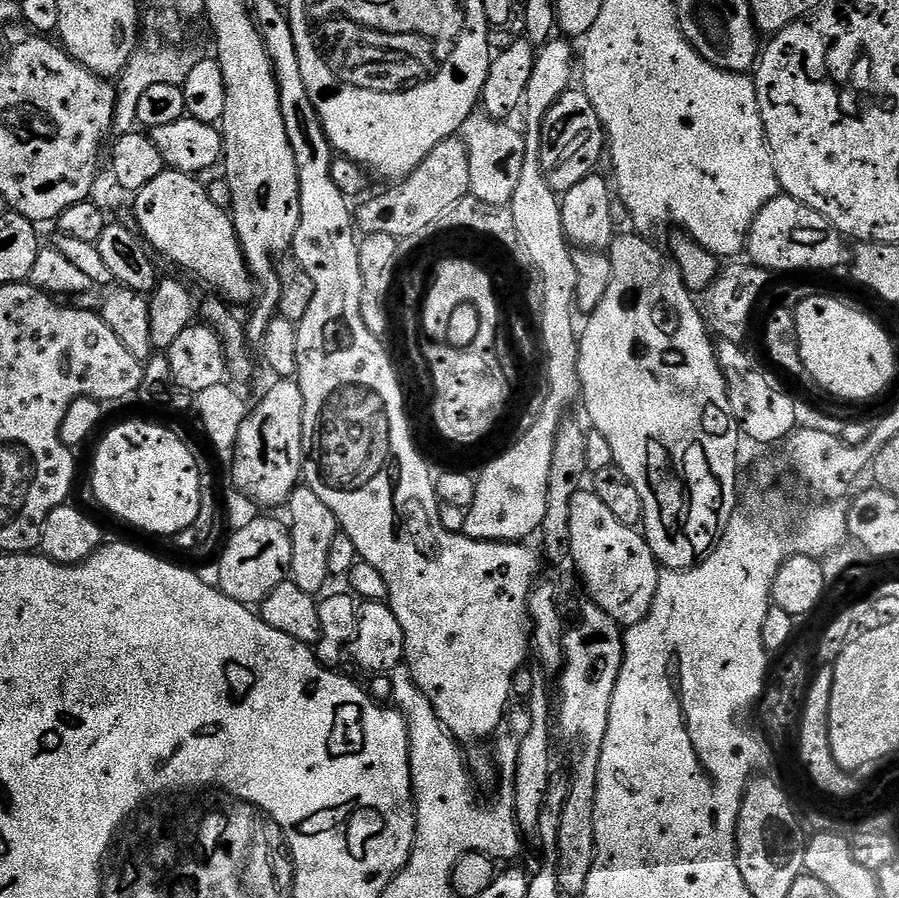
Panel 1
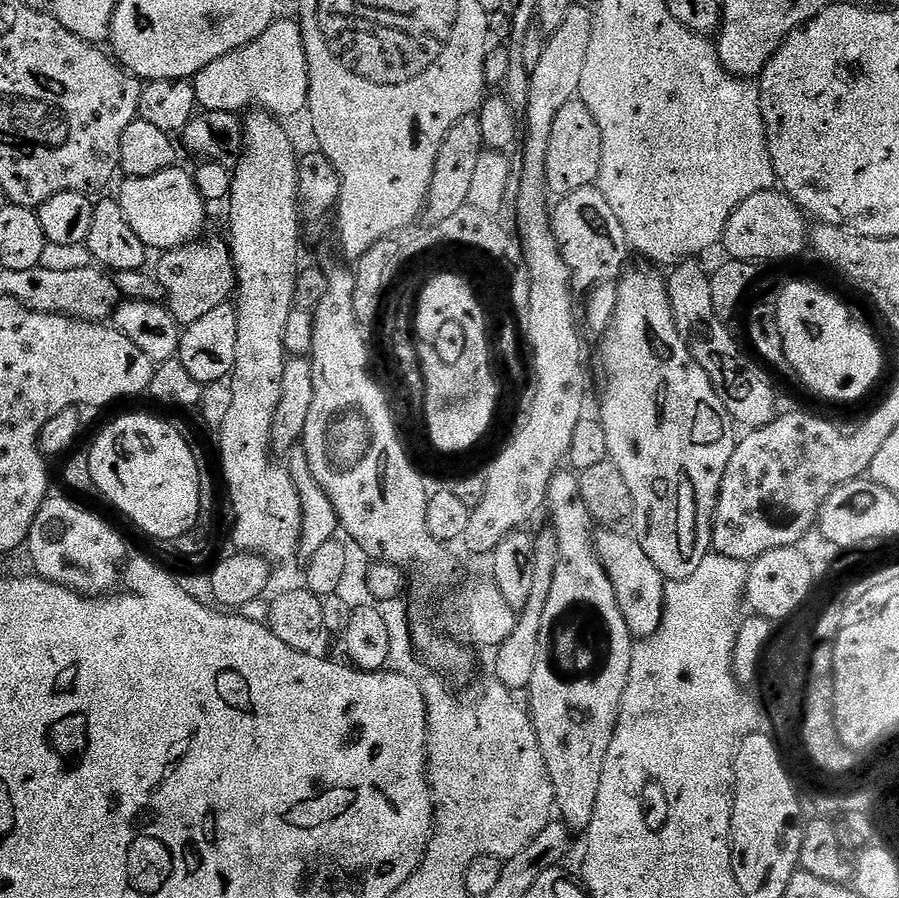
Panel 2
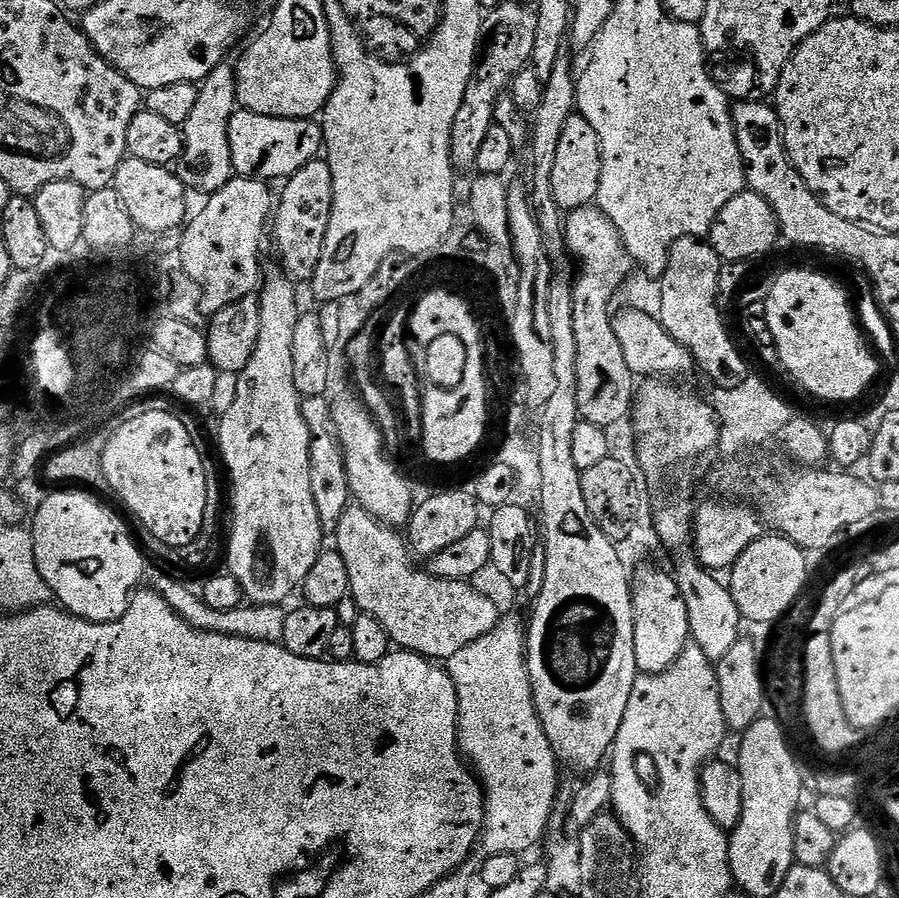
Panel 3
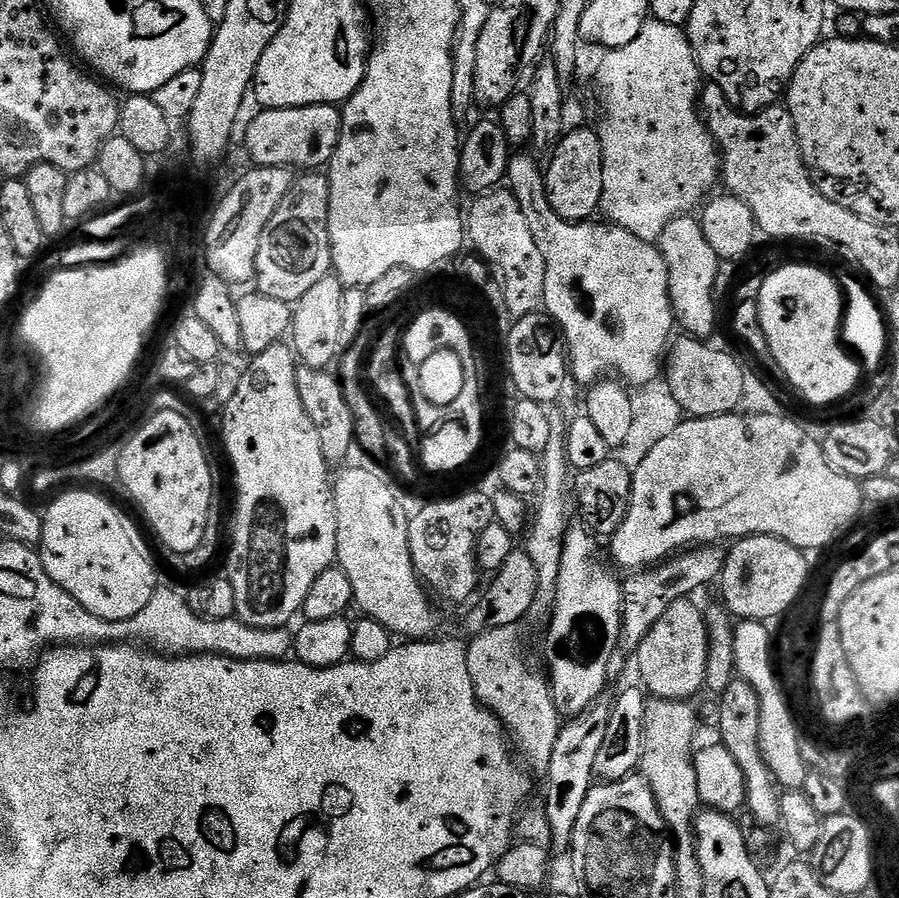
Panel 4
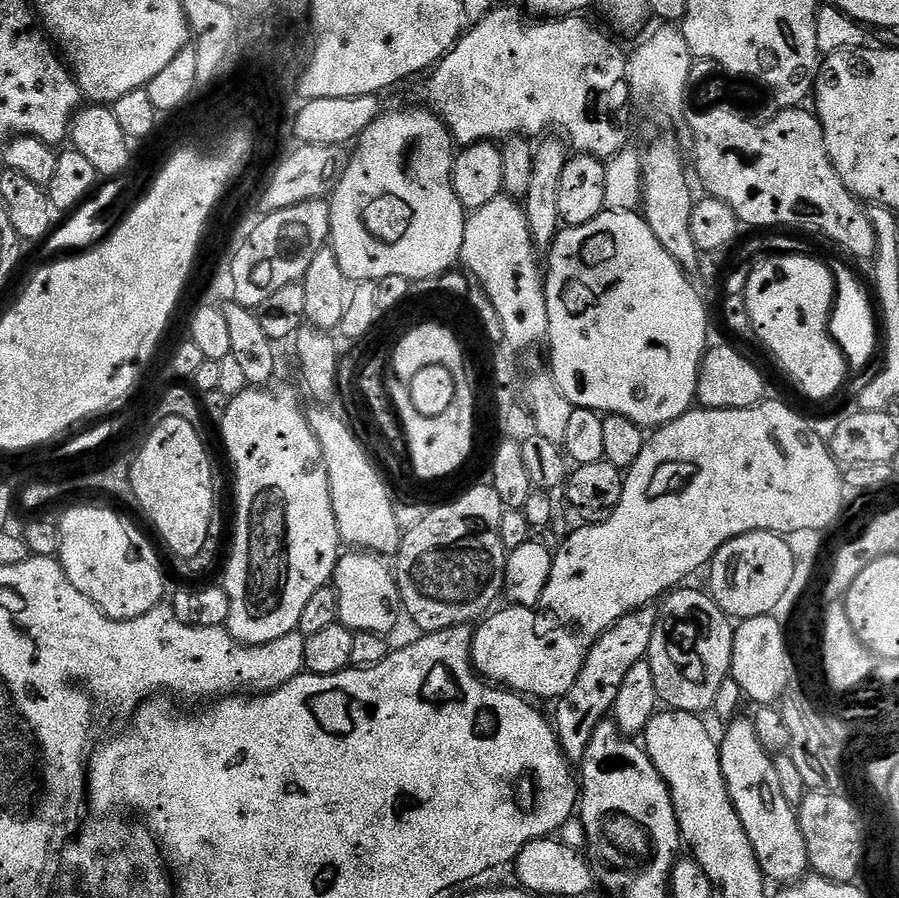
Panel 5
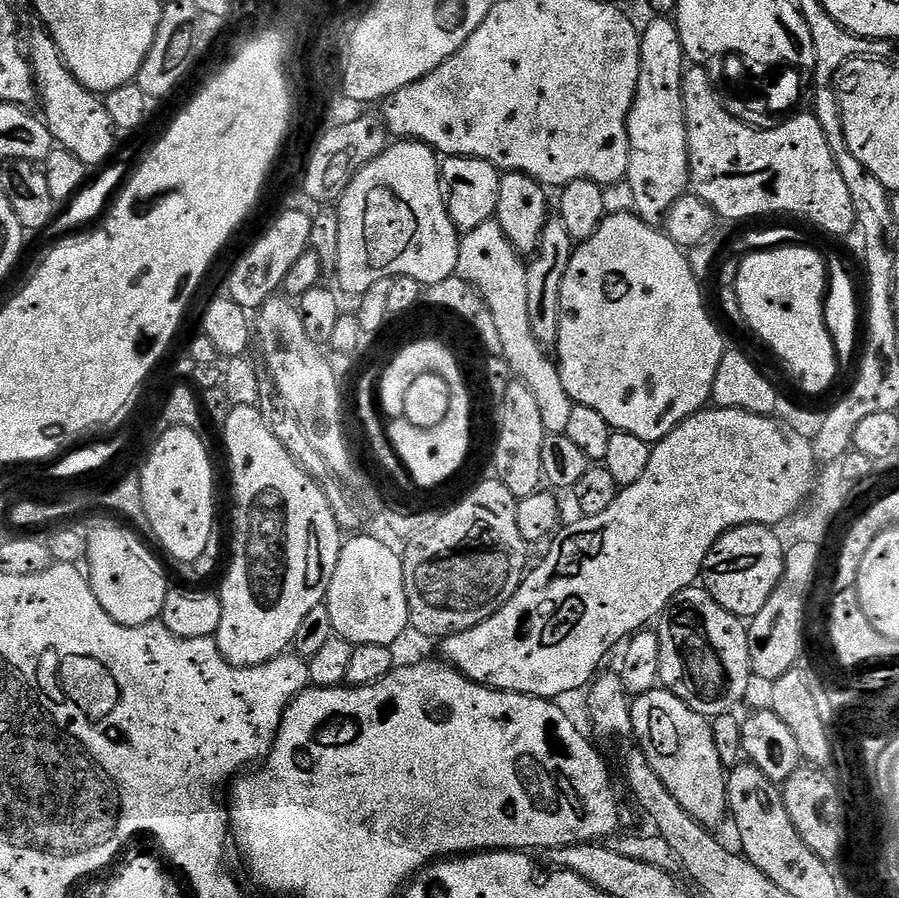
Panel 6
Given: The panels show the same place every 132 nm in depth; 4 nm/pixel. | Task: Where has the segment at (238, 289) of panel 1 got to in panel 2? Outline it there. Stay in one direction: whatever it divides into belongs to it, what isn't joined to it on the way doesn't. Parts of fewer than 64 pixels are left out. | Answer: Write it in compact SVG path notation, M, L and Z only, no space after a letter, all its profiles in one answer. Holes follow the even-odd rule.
M173 166L162 170L162 174L154 174L150 178L128 178L123 181L118 199L122 206L122 214L126 214L126 222L134 229L134 234L142 238L142 242L149 250L167 250L180 248L183 244L191 244L201 239L204 228L204 208L206 201L200 196L191 171L183 172L180 166Z

